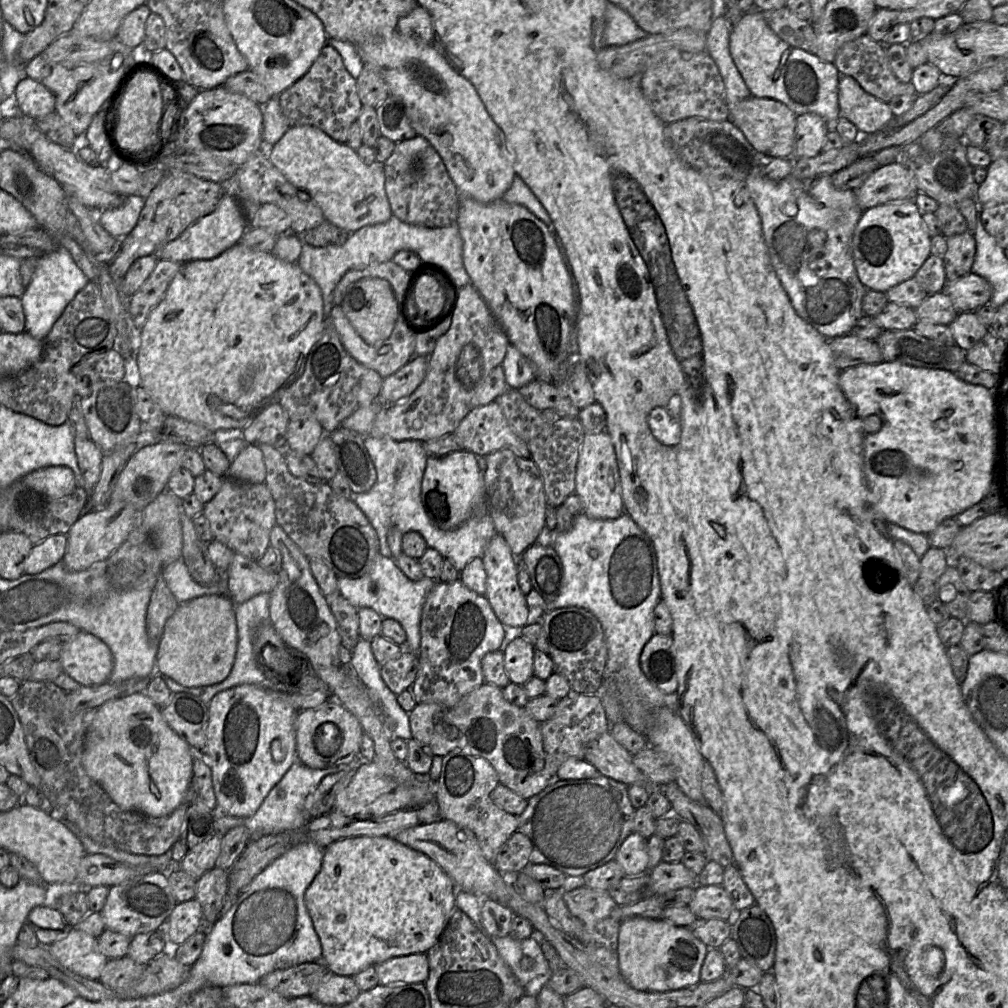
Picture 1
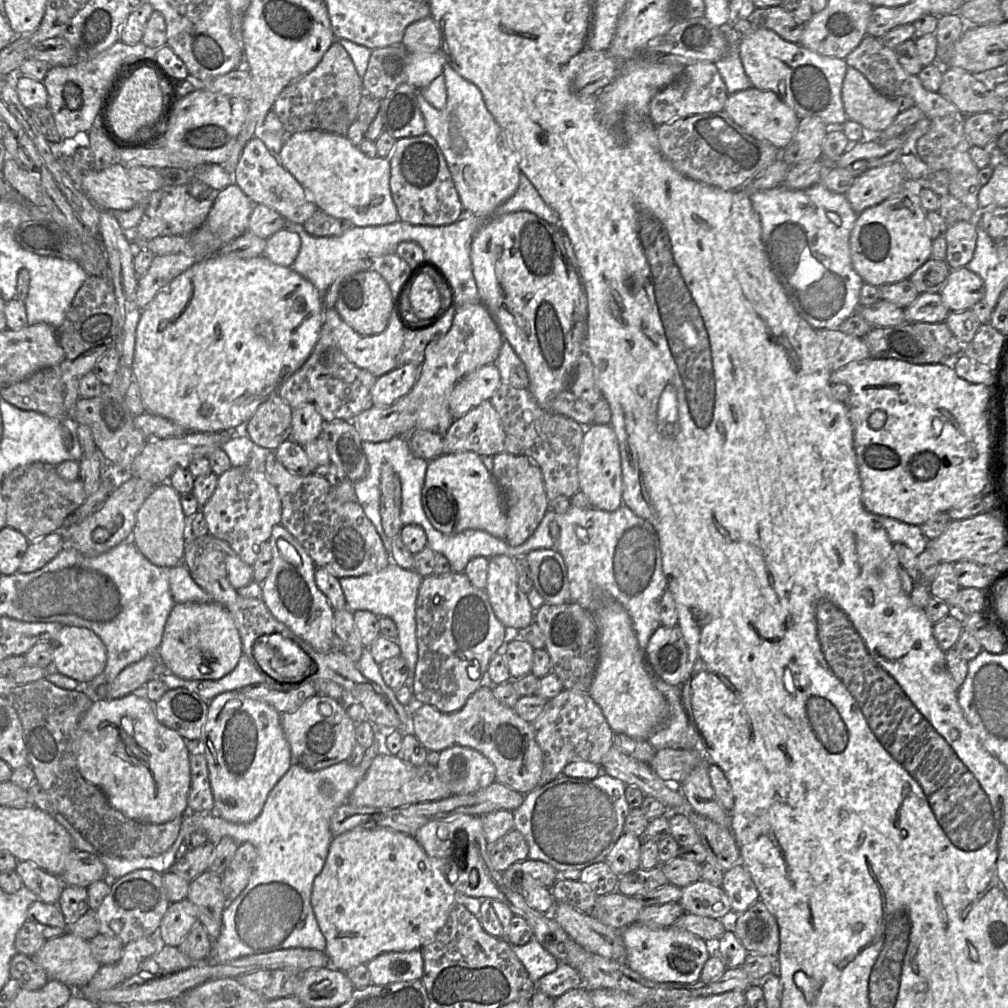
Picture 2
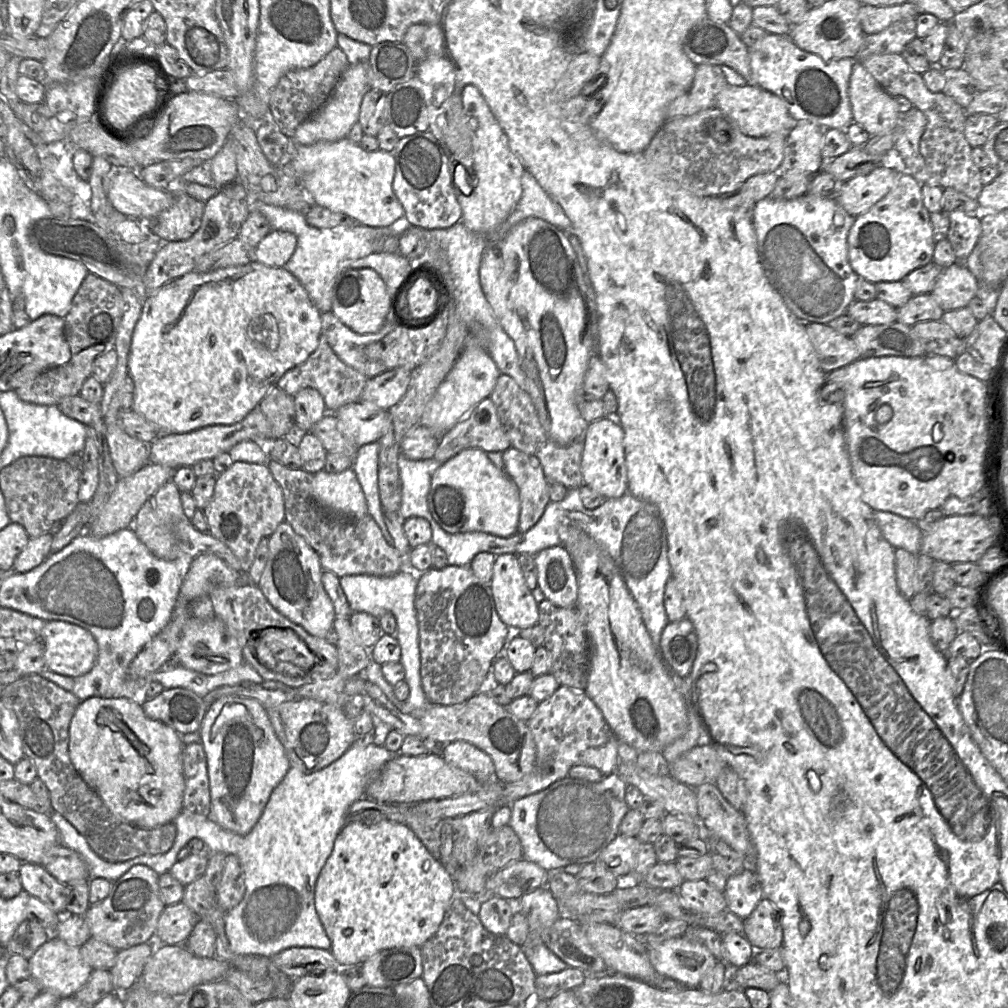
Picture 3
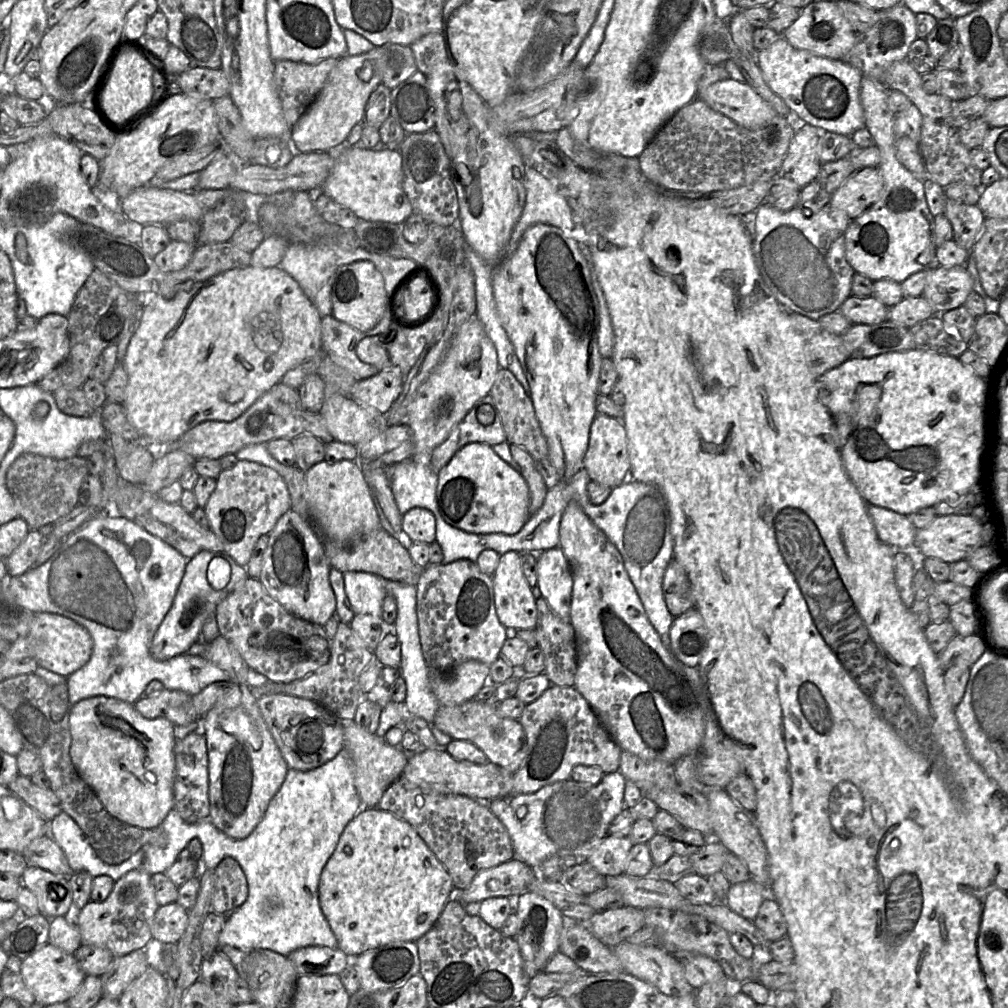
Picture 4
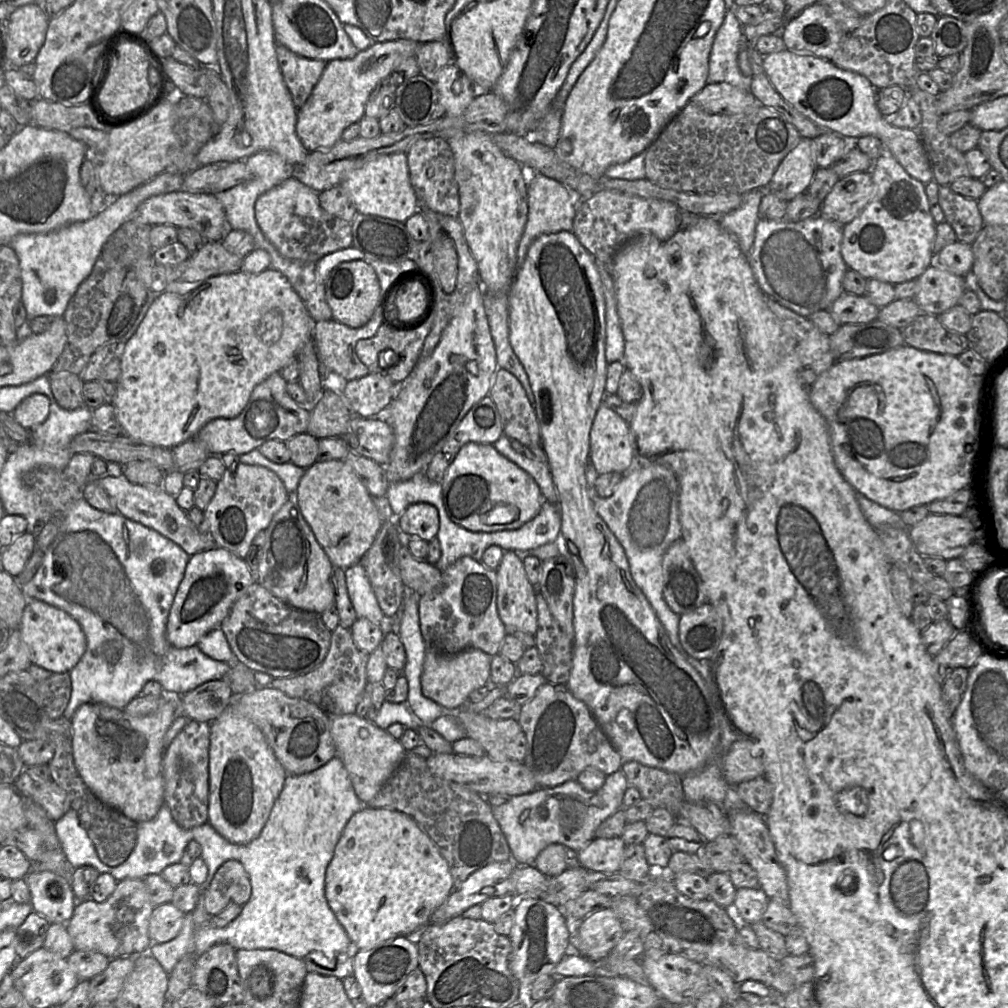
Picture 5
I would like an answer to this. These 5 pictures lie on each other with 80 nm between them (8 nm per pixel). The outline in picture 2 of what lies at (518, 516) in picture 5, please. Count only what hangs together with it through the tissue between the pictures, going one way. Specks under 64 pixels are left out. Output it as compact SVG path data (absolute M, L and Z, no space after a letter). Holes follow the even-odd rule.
M474 452L442 454L429 462L422 489L422 505L431 524L444 534L478 529L505 539L507 515L502 491L481 457Z

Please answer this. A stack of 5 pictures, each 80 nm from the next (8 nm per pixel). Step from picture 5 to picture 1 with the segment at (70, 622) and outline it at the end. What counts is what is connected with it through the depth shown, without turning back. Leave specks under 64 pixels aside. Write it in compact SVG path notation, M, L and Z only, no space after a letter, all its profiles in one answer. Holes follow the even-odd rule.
M86 631L64 643L58 659L65 674L82 687L91 687L109 681L114 659L109 647Z

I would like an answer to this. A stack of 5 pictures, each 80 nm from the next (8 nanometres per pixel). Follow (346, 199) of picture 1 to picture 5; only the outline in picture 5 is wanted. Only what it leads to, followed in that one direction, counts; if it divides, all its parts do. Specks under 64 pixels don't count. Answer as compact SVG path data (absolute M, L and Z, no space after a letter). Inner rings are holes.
M406 152L382 155L360 169L350 172L341 185L347 190L359 213L405 223L419 211L419 202L411 184Z

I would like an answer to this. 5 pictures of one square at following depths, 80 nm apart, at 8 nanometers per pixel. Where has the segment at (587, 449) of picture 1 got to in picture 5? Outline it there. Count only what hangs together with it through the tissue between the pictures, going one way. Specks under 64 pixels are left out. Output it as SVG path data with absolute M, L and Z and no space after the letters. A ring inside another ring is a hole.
M603 397L590 430L589 462L599 476L609 472L627 473L635 454L635 441L629 423L609 409Z

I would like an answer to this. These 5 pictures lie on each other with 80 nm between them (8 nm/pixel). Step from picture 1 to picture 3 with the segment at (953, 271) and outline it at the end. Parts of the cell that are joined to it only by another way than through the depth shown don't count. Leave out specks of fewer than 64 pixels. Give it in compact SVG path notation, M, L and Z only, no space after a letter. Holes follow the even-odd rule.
M952 211L947 216L950 223L947 240L951 243L958 262L964 262L982 234L980 213L968 215L962 211Z

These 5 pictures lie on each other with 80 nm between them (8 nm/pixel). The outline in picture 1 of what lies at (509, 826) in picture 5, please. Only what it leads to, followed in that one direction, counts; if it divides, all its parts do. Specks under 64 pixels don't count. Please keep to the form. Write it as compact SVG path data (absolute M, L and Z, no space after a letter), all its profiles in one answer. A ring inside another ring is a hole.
M598 775L593 778L588 779L580 779L580 780L559 780L554 779L544 790L540 793L532 796L527 800L527 807L522 814L517 816L518 820L518 830L519 832L525 834L532 843L532 852L530 854L529 860L530 863L534 864L546 864L549 865L566 876L583 876L589 871L592 871L600 866L603 866L609 861L615 859L615 856L625 841L625 839L633 833L633 820L636 809L631 804L629 795L628 795L628 787L627 785L615 781L609 777L604 775Z

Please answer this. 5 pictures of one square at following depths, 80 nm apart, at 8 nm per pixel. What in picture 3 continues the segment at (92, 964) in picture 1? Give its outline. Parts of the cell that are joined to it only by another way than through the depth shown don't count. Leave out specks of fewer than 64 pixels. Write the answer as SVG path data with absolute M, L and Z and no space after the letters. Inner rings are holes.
M56 936L50 938L28 959L33 977L43 990L60 998L72 997L88 981L93 969L84 961L80 948L72 946Z

